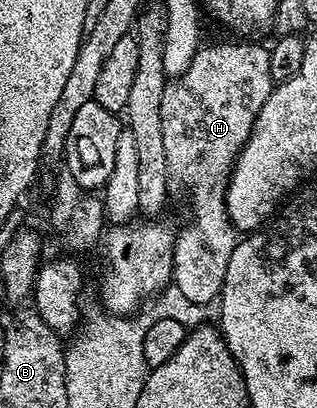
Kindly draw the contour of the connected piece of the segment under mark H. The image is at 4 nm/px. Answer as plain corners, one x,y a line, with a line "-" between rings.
209,45
198,48
187,71
174,77
163,91
161,123
163,129
163,152
167,155
167,175
174,190
185,193
189,200
189,222
176,230
173,238
172,284
183,291
183,299
193,307
209,307
221,295
223,279
227,275
227,263
231,251
239,240
238,230
229,219
225,196
229,180
241,149
247,143
255,127
255,119
267,103
275,82
271,79
271,63
268,48
261,45

